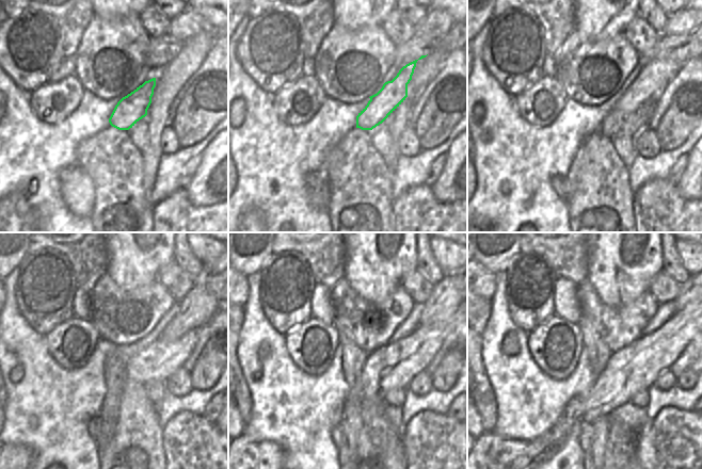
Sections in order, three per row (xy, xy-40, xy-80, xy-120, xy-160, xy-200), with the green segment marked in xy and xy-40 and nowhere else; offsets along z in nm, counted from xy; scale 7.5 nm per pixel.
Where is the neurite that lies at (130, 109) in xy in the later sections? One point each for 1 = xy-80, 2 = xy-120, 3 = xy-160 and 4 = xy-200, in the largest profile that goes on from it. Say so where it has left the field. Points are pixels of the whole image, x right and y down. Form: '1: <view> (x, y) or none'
1: xy-80 (654, 76)
2: xy-120 (197, 307)
3: xy-160 (445, 298)
4: xy-200 (684, 298)

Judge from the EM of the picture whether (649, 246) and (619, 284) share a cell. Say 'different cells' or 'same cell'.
same cell

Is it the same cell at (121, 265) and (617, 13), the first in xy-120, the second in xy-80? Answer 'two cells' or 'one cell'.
one cell

